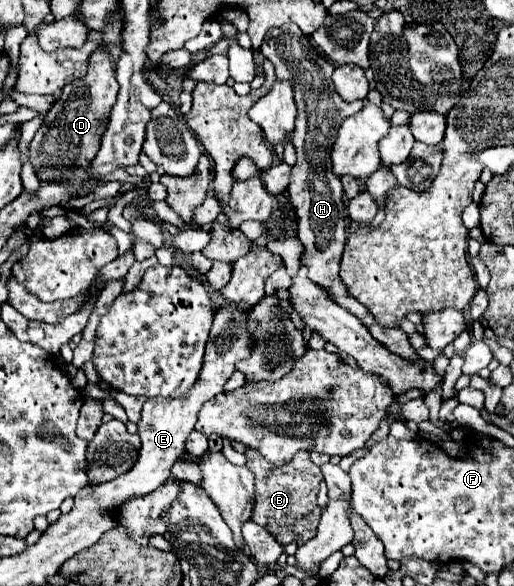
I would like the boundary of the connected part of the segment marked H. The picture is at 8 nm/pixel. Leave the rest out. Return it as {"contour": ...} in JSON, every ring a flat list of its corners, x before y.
{"contour":[[284,24,276,28,276,32,268,32,262,44,262,54,274,62,278,80,292,80,294,88,294,100,298,106,296,116,296,130,292,136,292,144,298,154,298,162,292,168,290,174,290,202,296,206,298,214,298,238,302,240,306,252,302,256,302,264,308,268,308,276,314,284,324,288,330,298,346,308,350,314,354,314,368,332,384,344,394,354,410,360,410,362,422,362,416,354,416,350,408,342,408,334,400,328,386,328,374,320,370,310,362,306,356,298,352,298,338,276,340,270,340,258,346,244,346,206,344,206,344,190,342,182,334,172,330,170,330,146,334,144,334,134,344,118,356,114,364,104,348,104,344,102,332,84,332,72,334,64,330,64,320,52,312,46,310,38,296,26,296,24]]}

